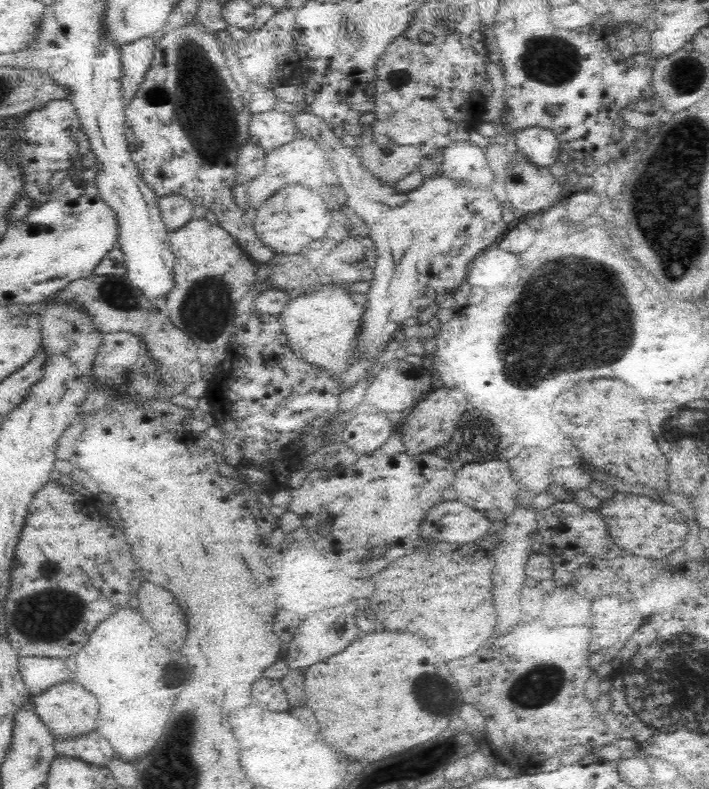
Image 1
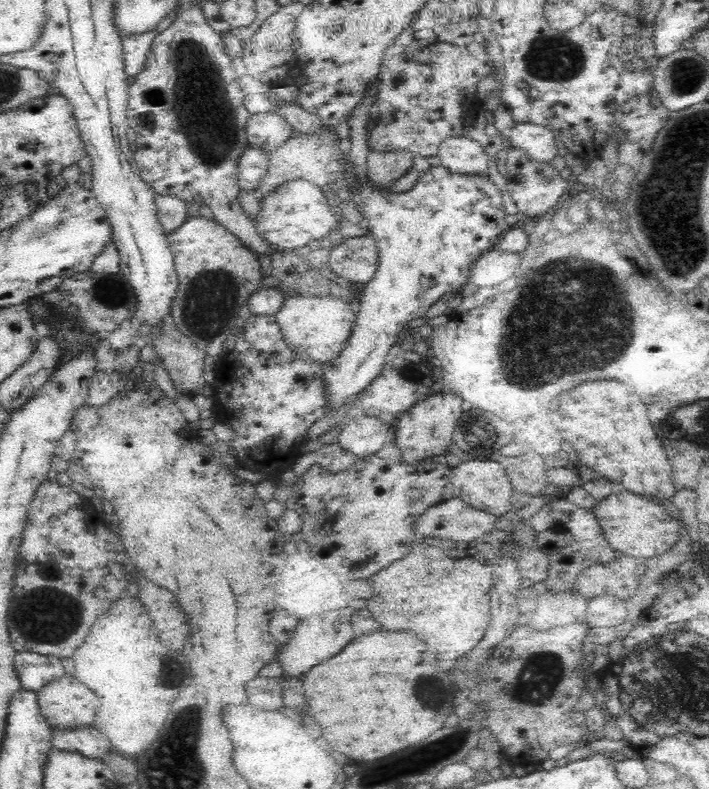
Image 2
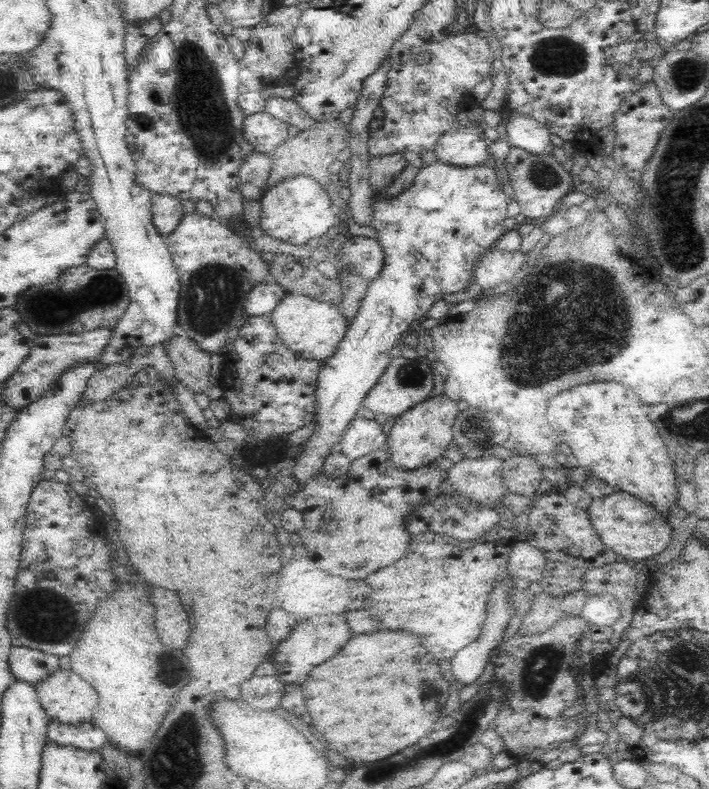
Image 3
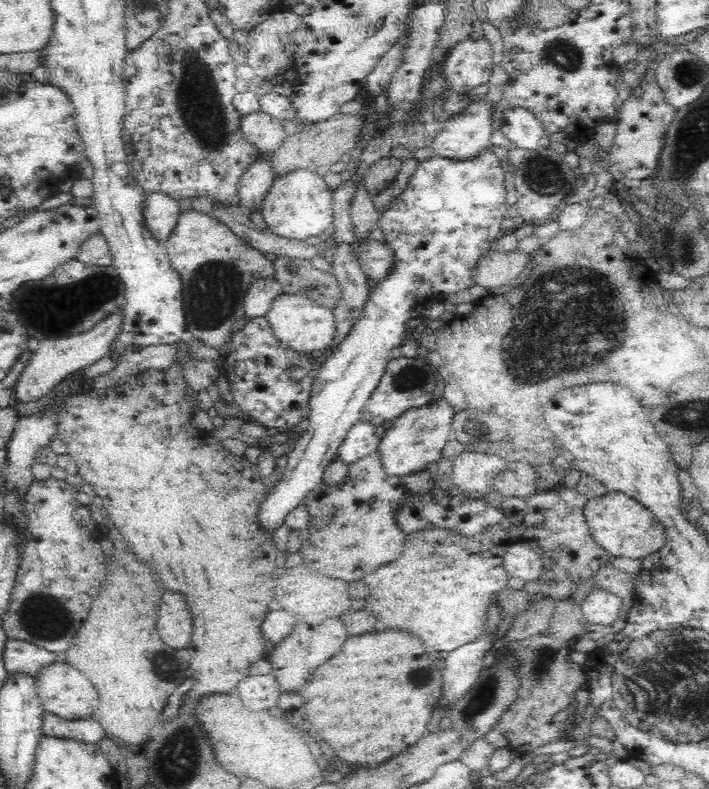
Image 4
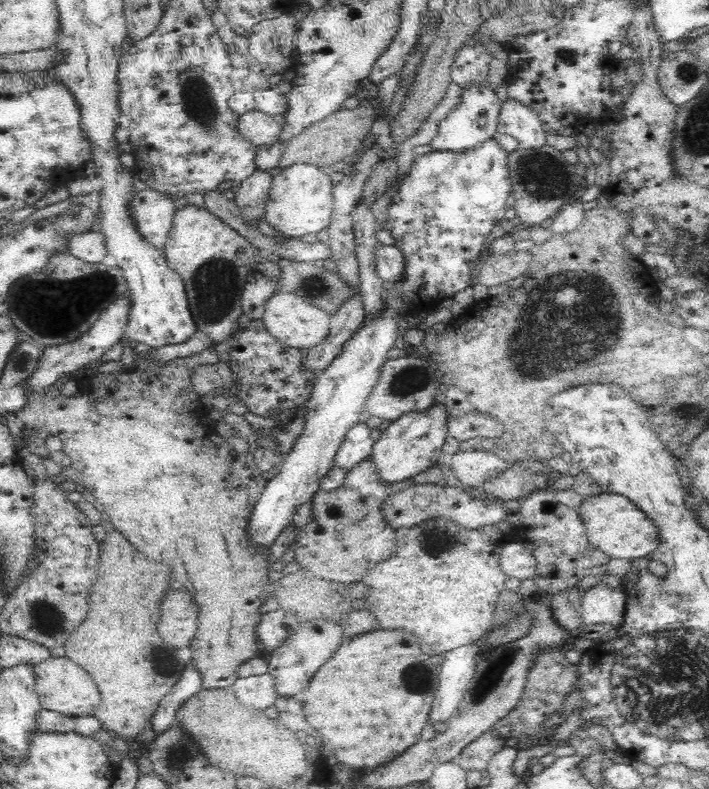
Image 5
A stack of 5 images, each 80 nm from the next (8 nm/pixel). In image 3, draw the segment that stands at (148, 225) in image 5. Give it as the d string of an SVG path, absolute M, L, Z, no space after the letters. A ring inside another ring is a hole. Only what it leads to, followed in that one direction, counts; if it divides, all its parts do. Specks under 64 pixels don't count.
M153 194L152 213L152 221L162 236L172 233L185 216L181 200L166 194Z

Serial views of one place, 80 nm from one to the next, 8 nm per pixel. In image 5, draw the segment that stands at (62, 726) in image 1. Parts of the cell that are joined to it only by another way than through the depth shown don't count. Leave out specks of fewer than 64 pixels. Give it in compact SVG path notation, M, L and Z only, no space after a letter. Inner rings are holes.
M53 657L42 660L34 666L35 691L38 694L41 709L58 712L64 716L90 716L97 711L101 695L94 679L69 658Z

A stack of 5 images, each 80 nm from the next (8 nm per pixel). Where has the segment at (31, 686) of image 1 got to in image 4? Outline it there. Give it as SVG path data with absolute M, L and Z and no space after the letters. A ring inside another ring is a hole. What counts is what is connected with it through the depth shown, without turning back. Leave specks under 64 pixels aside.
M9 639L2 653L3 664L9 673L27 674L34 678L44 666L56 662L55 653L22 640Z

